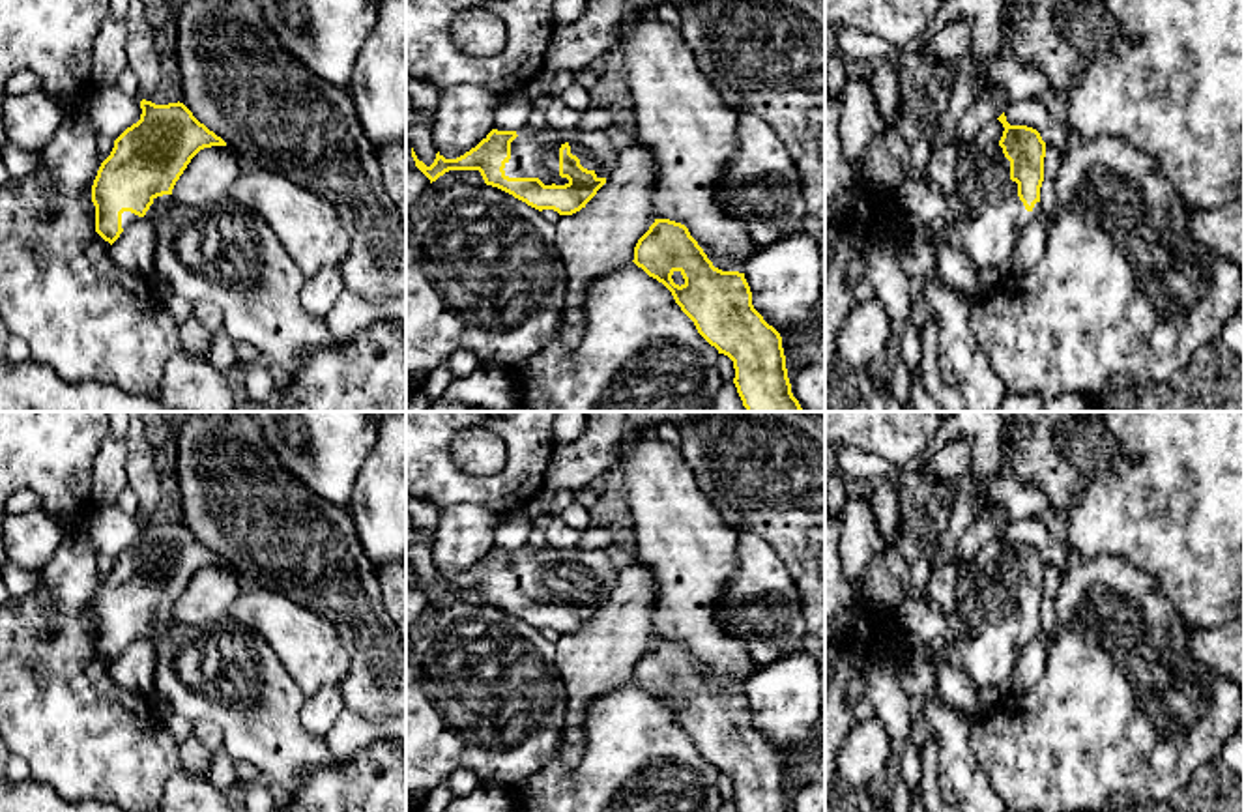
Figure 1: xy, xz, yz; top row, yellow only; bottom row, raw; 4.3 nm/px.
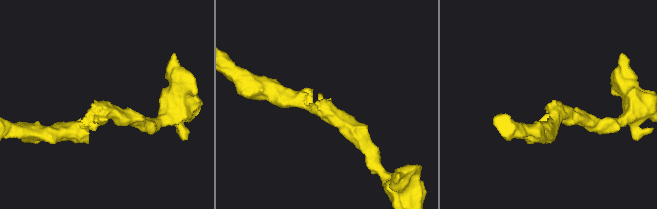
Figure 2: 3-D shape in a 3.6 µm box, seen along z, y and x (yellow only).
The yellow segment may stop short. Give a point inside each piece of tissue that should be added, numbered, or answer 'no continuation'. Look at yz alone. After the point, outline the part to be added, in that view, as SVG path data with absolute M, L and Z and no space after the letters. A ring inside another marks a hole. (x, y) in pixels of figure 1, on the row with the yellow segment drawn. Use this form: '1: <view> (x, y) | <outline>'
1: yz (990, 227) | M990 146L962 180L958 195L963 215L954 228L963 251L978 268L997 271L1014 253L1023 228L1040 217L1040 202L1031 211L1010 180L1010 161L1003 148Z

